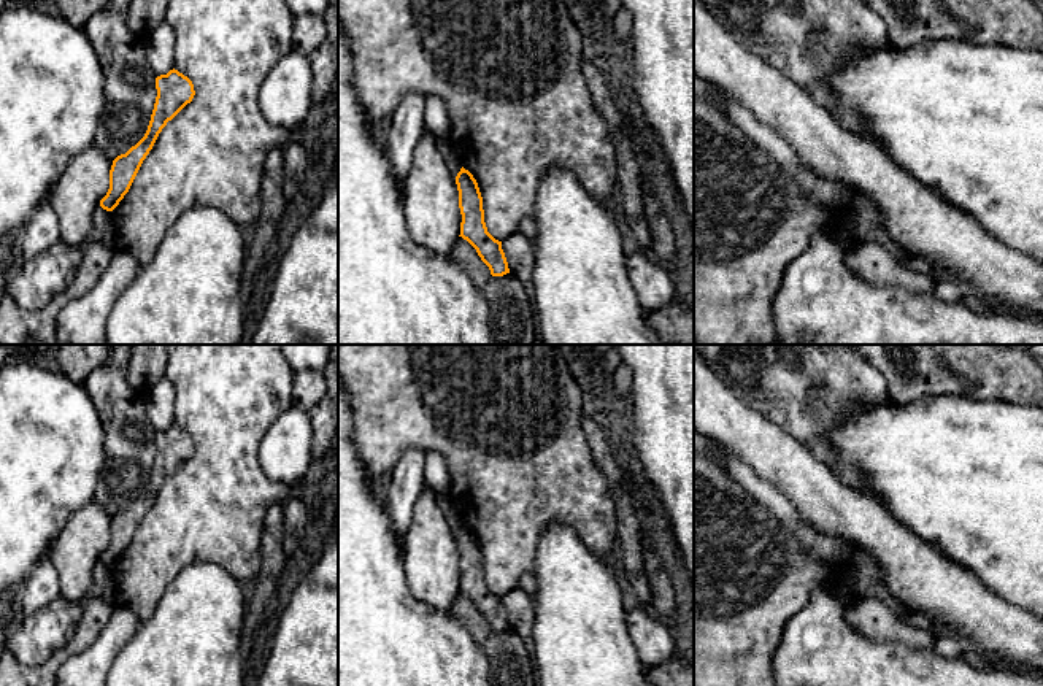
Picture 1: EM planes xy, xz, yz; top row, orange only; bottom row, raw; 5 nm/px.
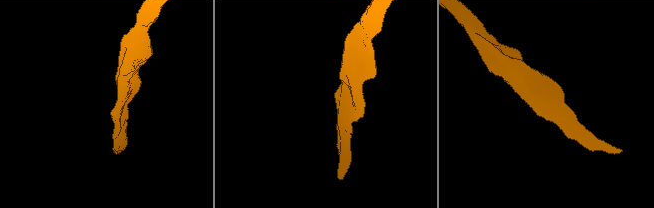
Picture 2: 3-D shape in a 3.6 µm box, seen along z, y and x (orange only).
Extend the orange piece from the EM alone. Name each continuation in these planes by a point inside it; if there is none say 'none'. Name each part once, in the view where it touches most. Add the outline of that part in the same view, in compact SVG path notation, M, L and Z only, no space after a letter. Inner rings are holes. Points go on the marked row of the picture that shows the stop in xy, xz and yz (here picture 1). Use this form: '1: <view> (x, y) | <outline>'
none

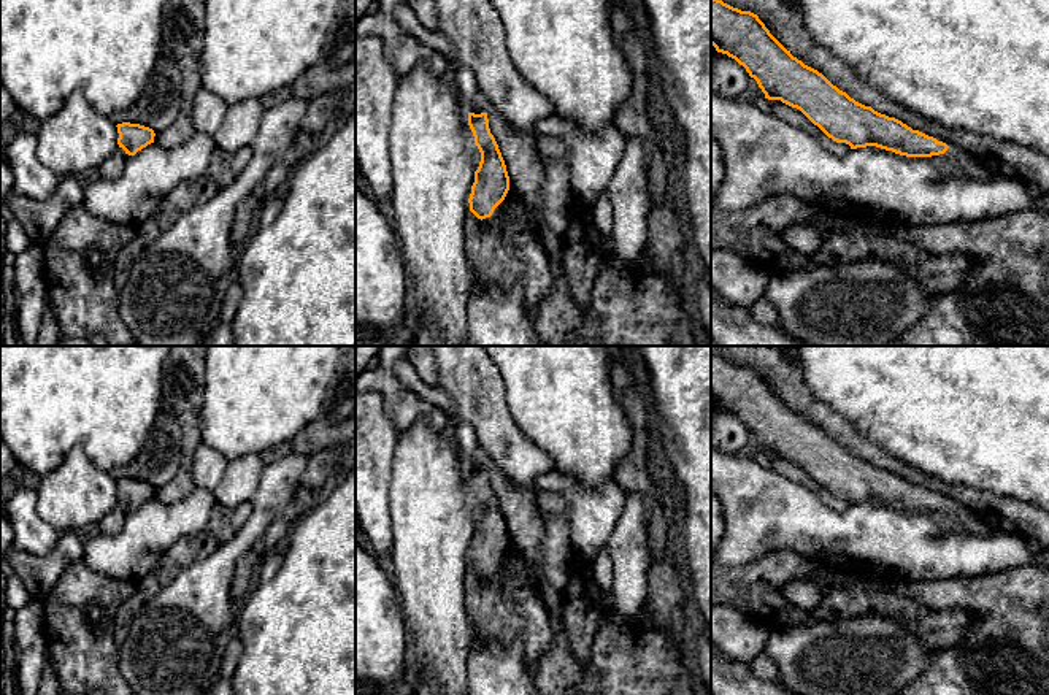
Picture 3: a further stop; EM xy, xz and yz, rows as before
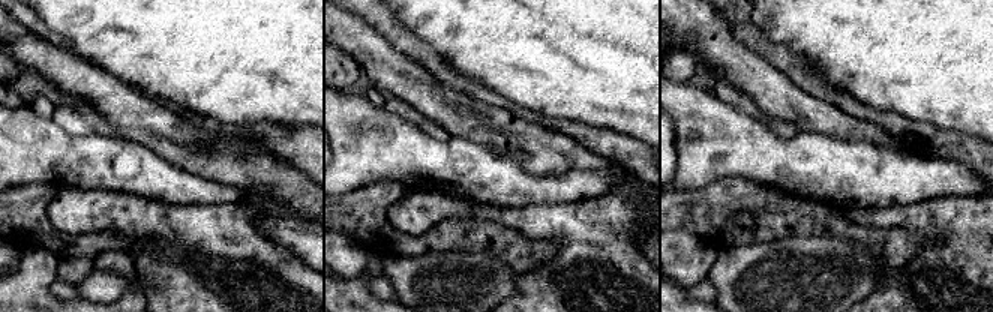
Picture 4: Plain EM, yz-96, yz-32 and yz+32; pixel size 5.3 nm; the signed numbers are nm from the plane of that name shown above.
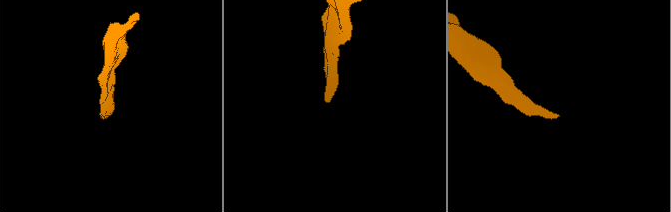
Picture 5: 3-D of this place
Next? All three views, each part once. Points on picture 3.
1: xz (475, 156) | M473 135L468 138L468 152L470 152L471 167L476 171L479 167L479 162L481 162L481 152L479 152L478 146L475 144Z

